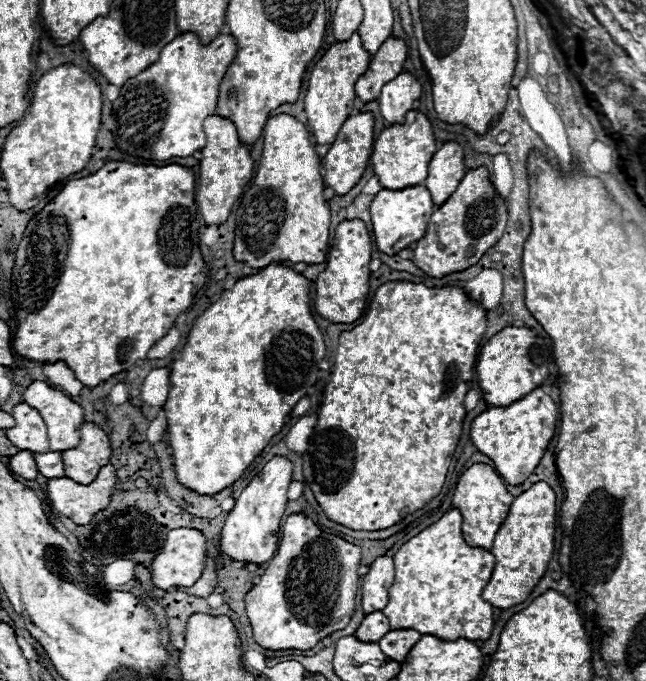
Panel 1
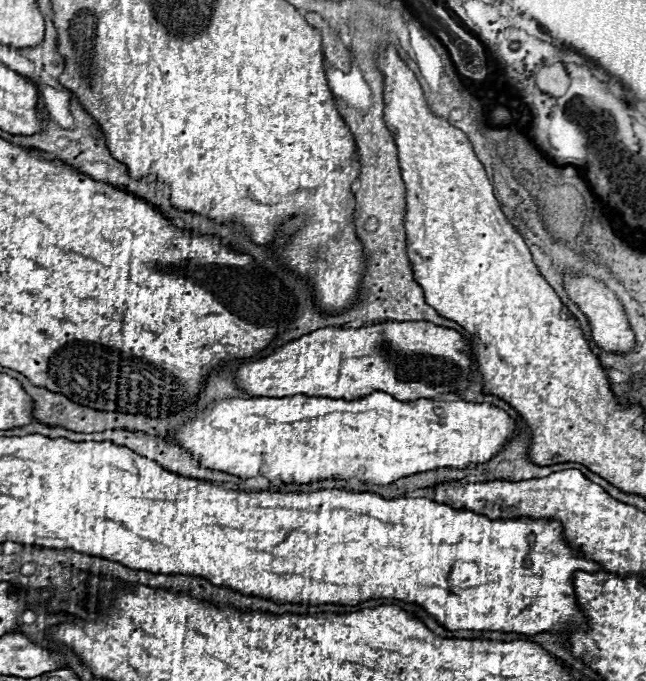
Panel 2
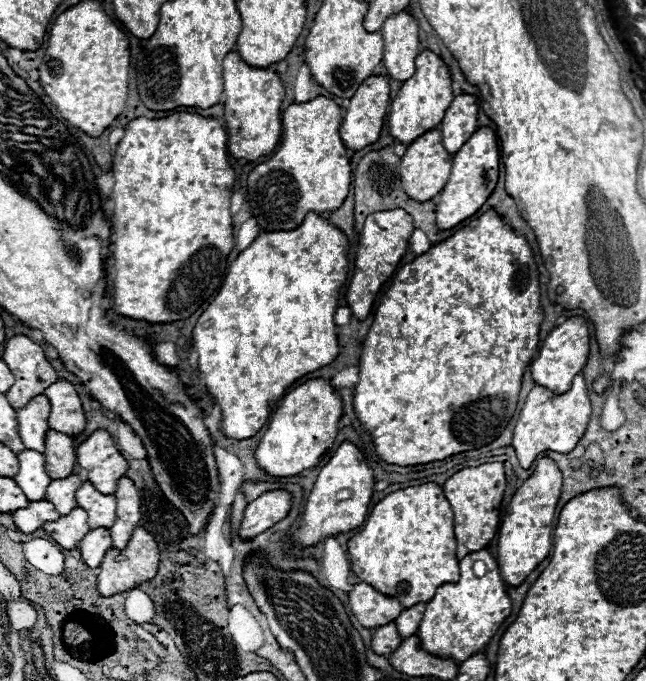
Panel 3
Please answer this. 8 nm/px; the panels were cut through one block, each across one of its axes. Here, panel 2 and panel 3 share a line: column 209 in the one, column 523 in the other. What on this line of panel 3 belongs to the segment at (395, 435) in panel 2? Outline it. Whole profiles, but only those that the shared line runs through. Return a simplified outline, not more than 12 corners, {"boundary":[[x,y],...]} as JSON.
{"boundary":[[582,374],[558,396],[534,386],[514,428],[520,466],[572,452],[592,404]]}

